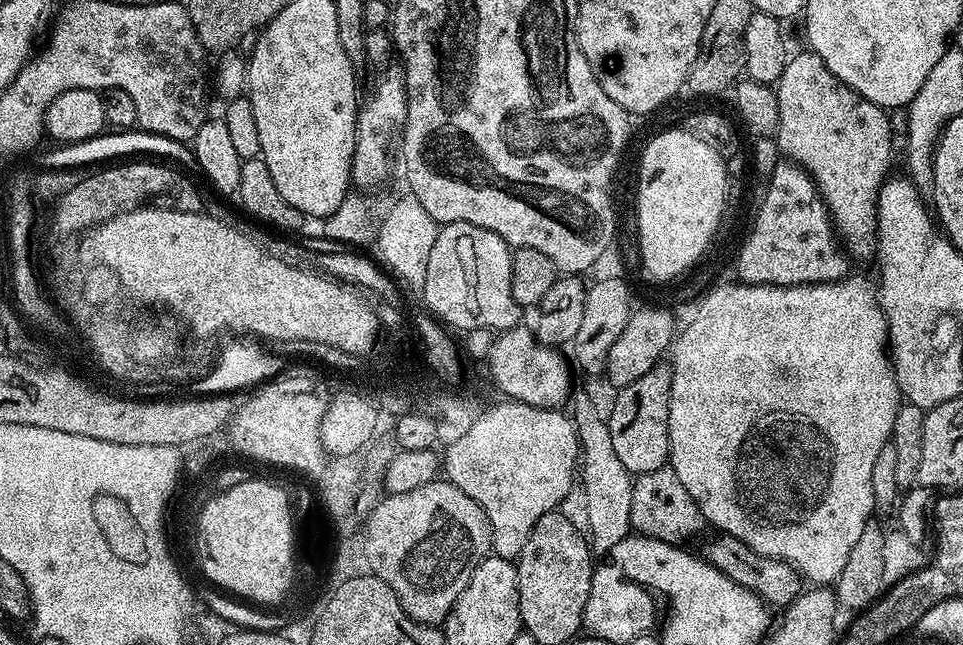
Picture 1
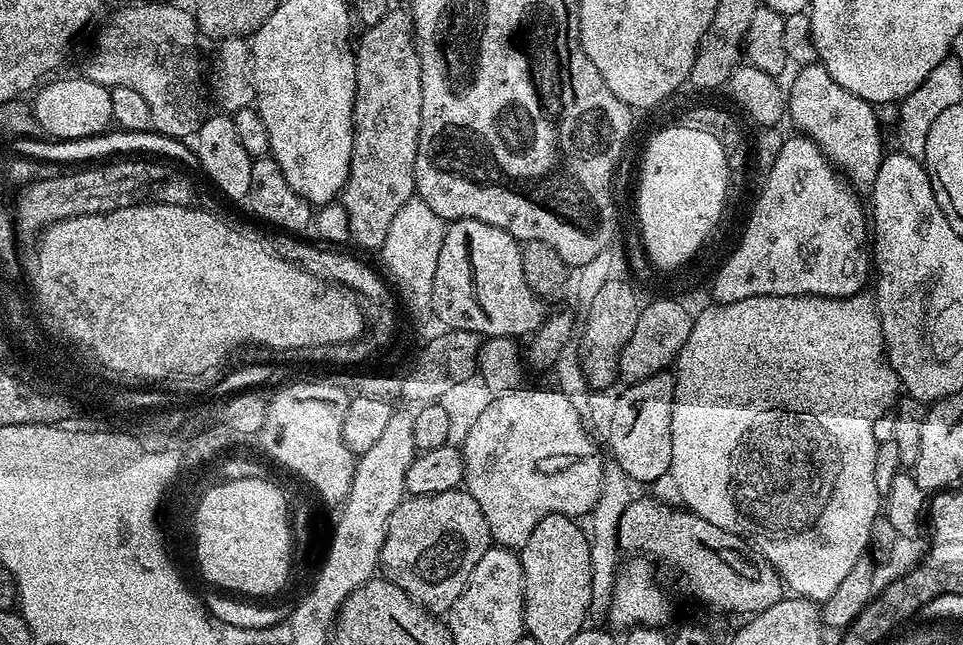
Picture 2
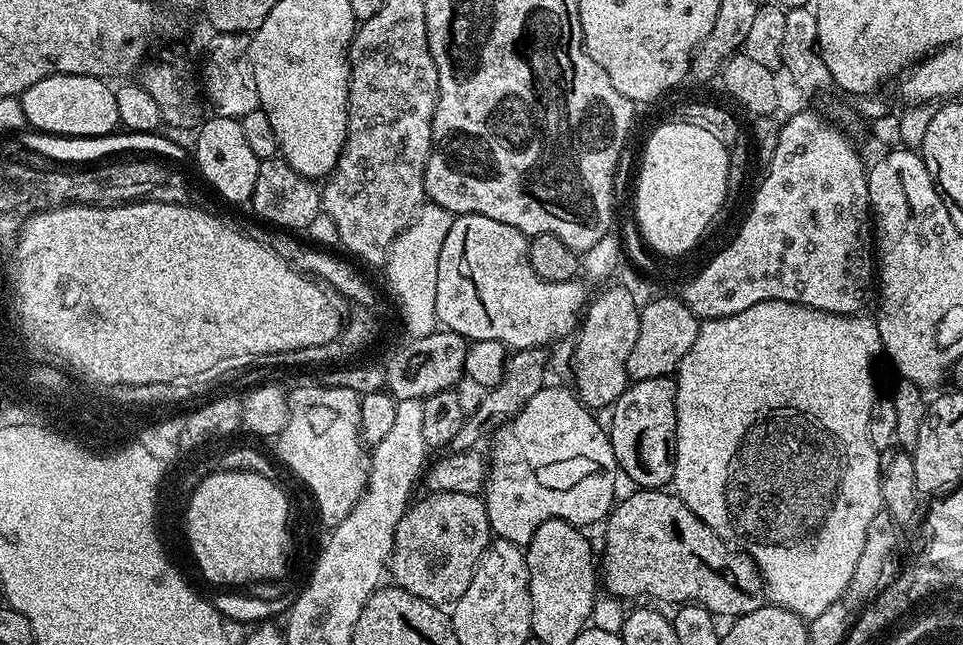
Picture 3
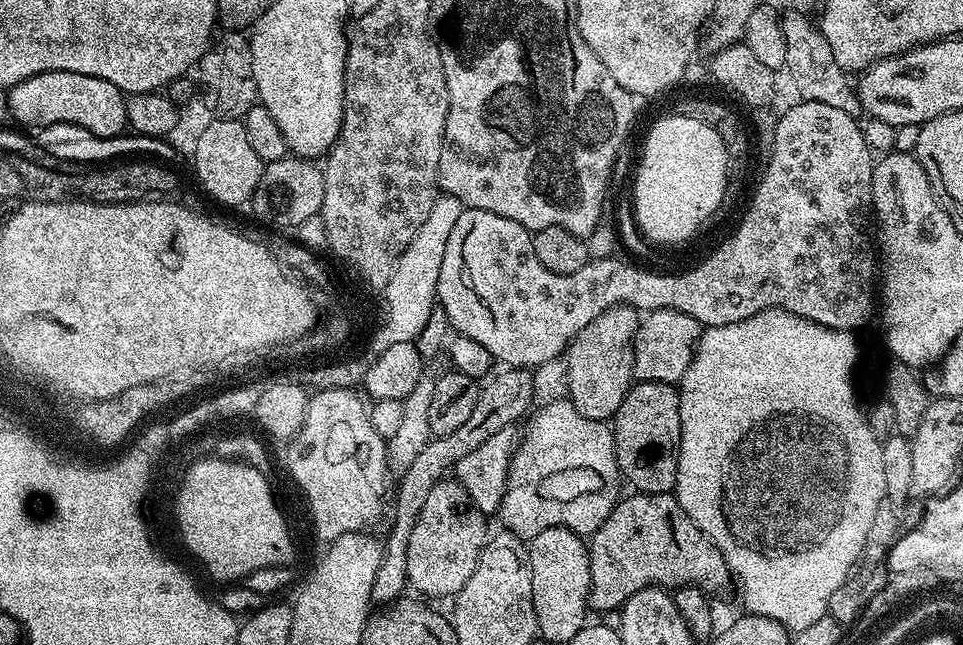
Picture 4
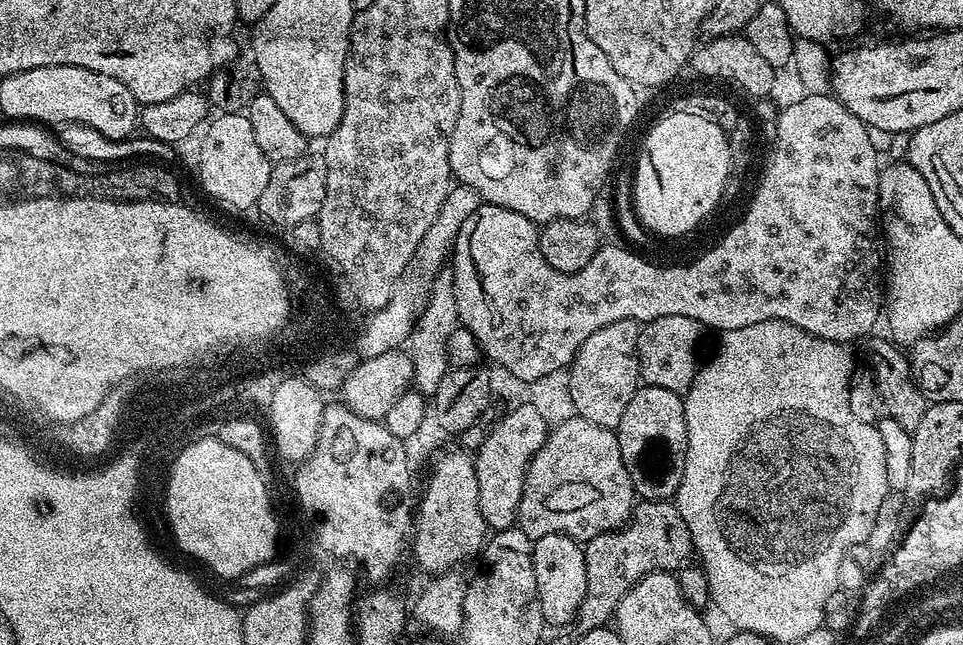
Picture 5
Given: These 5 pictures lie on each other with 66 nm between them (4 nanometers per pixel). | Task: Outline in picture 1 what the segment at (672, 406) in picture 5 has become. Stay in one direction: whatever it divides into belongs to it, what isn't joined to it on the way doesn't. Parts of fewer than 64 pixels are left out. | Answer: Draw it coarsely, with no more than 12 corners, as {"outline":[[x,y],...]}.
{"outline":[[672,365],[619,389],[614,454],[633,474],[665,467]]}

